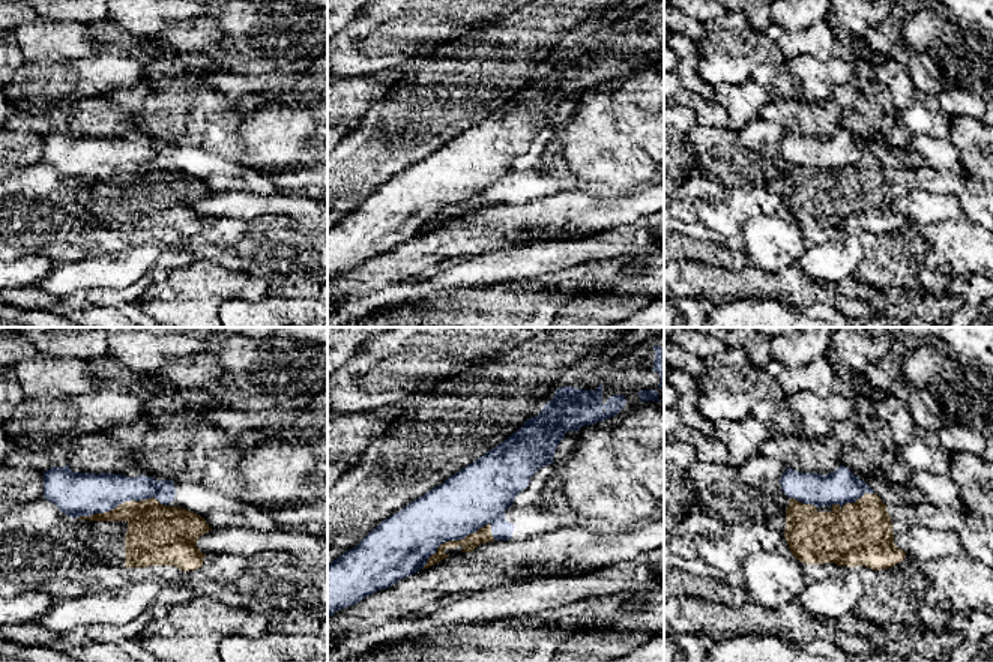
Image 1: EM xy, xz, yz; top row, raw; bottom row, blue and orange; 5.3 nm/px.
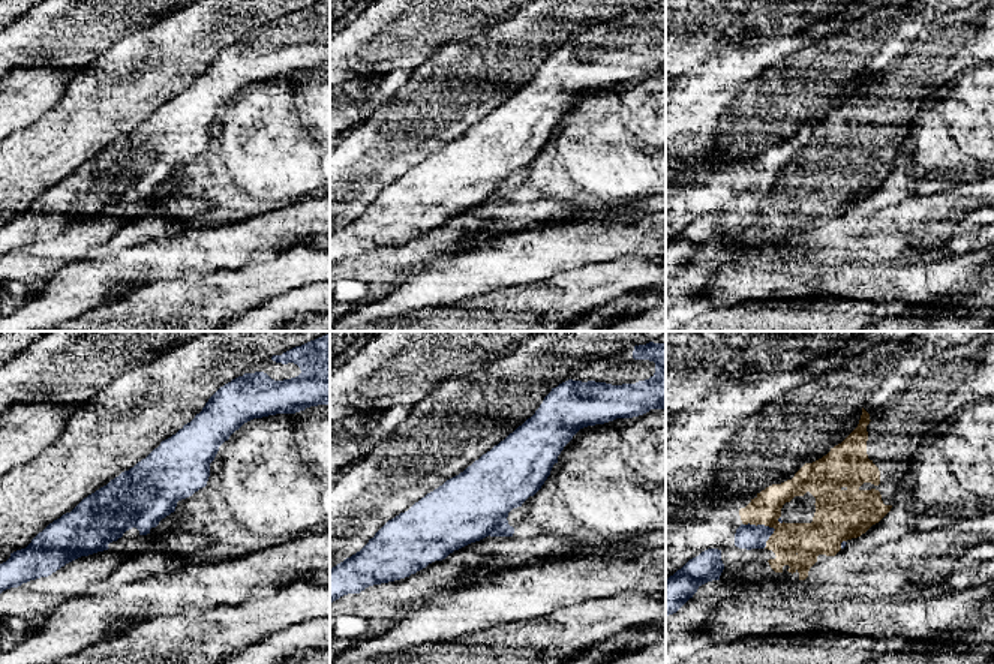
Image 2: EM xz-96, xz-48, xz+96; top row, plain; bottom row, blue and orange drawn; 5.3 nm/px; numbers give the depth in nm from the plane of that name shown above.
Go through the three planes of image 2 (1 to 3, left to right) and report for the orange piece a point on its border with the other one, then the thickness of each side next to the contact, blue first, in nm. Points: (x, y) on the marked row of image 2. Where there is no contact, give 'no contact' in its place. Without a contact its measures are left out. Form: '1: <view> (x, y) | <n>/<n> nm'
1: no contact
2: no contact
3: xz+96 (760, 525) | 130/180 nm

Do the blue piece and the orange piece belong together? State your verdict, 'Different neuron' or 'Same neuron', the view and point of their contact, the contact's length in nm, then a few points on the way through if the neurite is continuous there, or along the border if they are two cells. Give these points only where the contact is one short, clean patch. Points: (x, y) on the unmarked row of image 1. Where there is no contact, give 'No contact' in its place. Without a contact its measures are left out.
Different neuron. Touches blue at xz (454, 203). Shared border 440 nm

